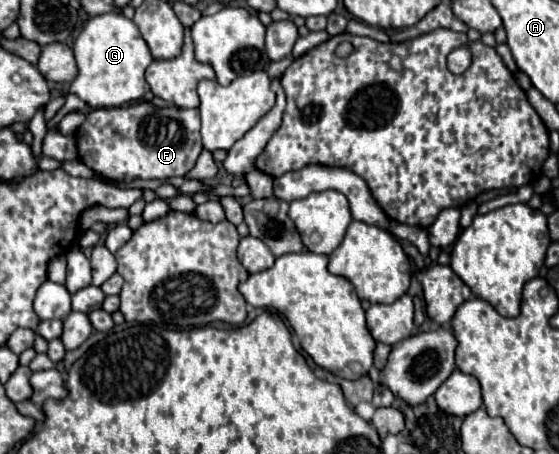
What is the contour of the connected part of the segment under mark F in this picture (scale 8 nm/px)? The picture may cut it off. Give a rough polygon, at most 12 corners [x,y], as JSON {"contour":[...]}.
{"contour":[[93,109],[77,159],[117,181],[183,177],[199,109]]}

